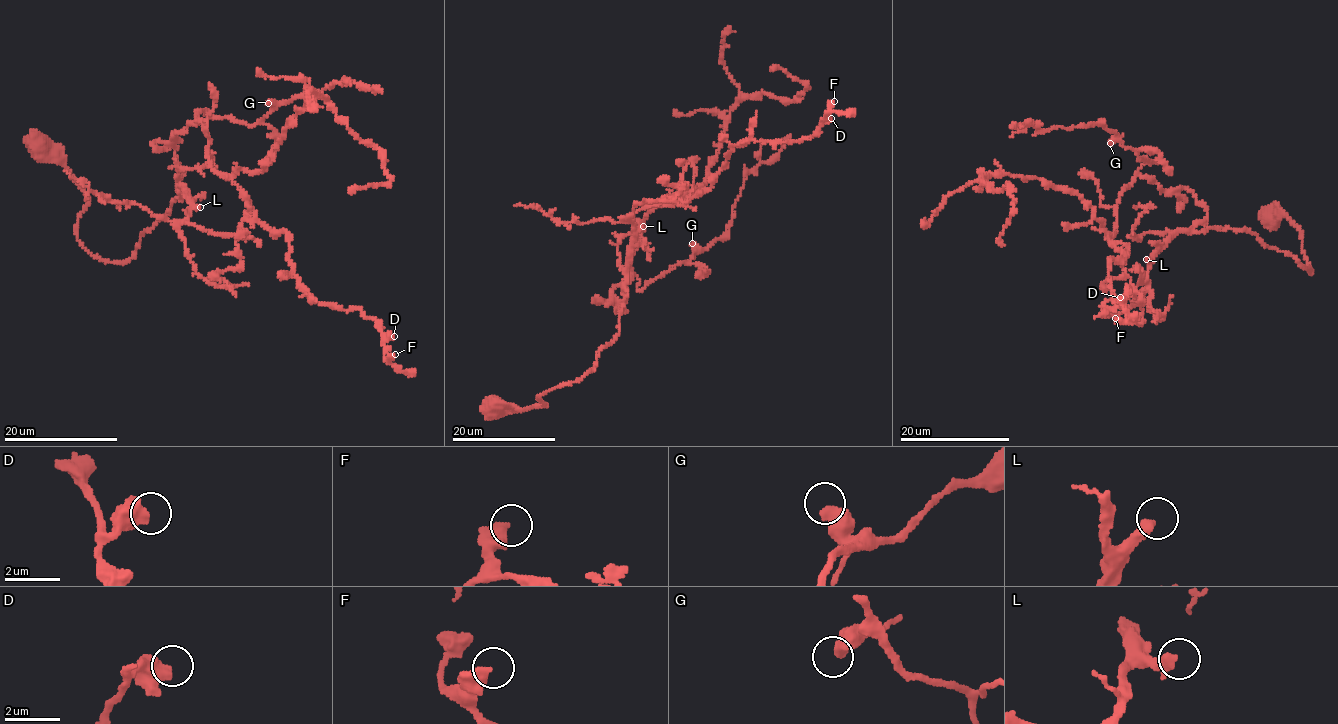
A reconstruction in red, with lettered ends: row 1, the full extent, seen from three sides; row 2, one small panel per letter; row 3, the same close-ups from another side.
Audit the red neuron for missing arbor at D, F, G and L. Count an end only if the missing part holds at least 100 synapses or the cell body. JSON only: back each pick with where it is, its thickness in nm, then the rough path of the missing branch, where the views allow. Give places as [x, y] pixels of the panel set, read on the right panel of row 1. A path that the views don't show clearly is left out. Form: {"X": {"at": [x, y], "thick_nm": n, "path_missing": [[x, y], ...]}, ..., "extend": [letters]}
{"L": {"at": [1146, 259], "thick_nm": 360, "path_missing": [[1146, 259], [1137, 259], [1111, 291], [1069, 301], [1063, 296], [1047, 303], [1031, 324], [1055, 339]]}, "extend": ["L"]}

